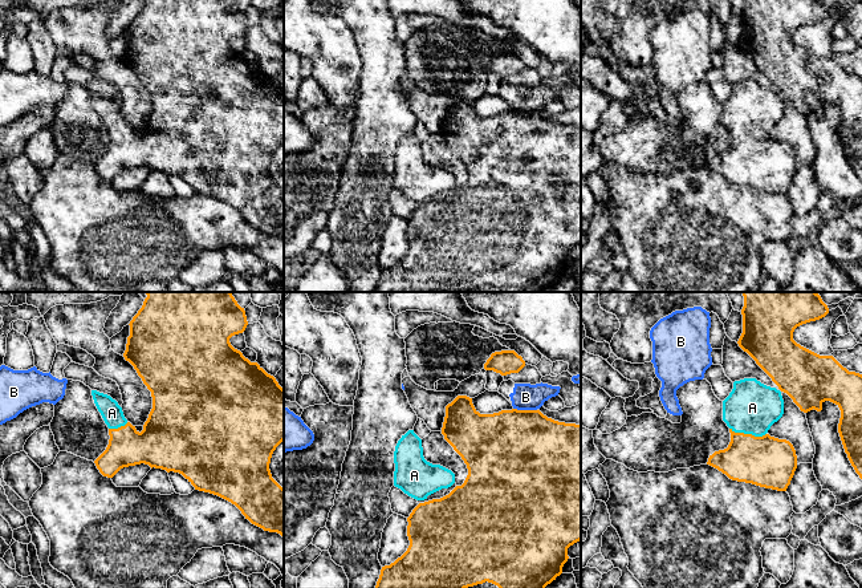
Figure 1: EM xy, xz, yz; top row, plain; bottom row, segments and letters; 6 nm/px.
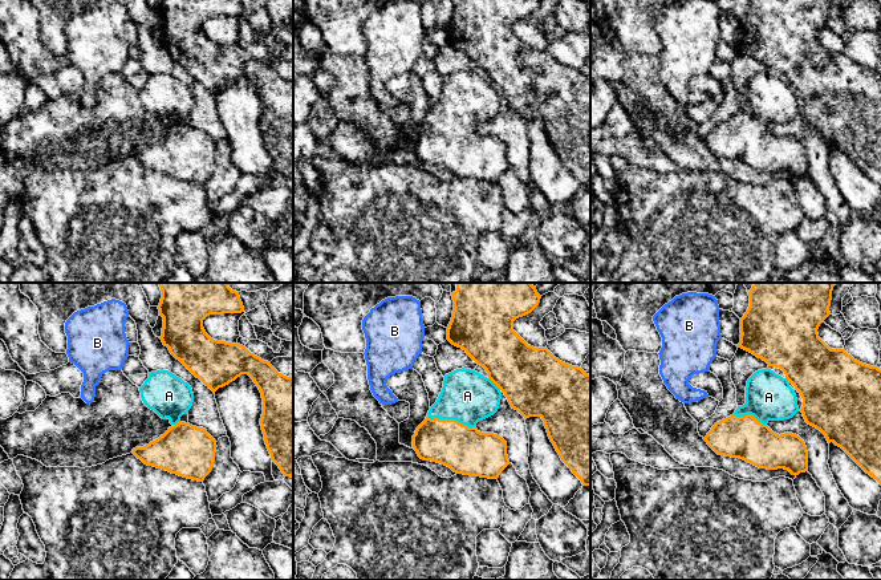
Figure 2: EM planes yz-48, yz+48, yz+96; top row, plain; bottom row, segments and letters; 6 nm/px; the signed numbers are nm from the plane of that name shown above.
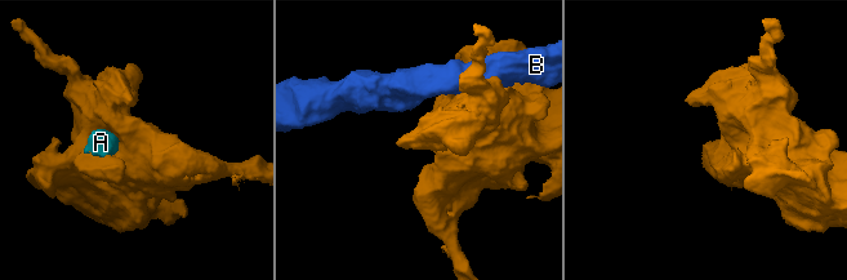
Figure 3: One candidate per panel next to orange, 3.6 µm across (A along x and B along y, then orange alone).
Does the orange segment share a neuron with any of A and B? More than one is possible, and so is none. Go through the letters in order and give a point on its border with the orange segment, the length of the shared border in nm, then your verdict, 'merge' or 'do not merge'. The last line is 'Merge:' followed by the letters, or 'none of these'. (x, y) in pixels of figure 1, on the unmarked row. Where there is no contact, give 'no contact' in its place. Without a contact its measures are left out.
A: meets orange in yz at (748, 137); contact 220 nm long; merge
B: meets orange in xz at (525, 113); contact 140 nm long; do not merge
Merge: A

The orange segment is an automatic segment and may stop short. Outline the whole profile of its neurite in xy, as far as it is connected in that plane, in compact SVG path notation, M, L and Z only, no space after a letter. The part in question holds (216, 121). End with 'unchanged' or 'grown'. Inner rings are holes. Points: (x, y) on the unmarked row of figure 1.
M146 0L142 11L130 24L130 38L127 40L123 60L129 64L143 86L151 94L153 111L143 133L139 135L123 118L122 110L110 98L92 93L94 106L109 130L109 147L106 153L94 163L97 171L103 179L113 181L121 171L149 167L151 171L162 171L167 175L174 174L182 177L195 192L217 198L235 207L241 216L252 227L264 234L277 235L284 240L284 191L272 181L269 166L273 154L284 143L284 92L276 81L268 77L257 65L251 65L243 56L235 52L229 41L243 36L248 28L244 11L241 11L235 0Z | grown

